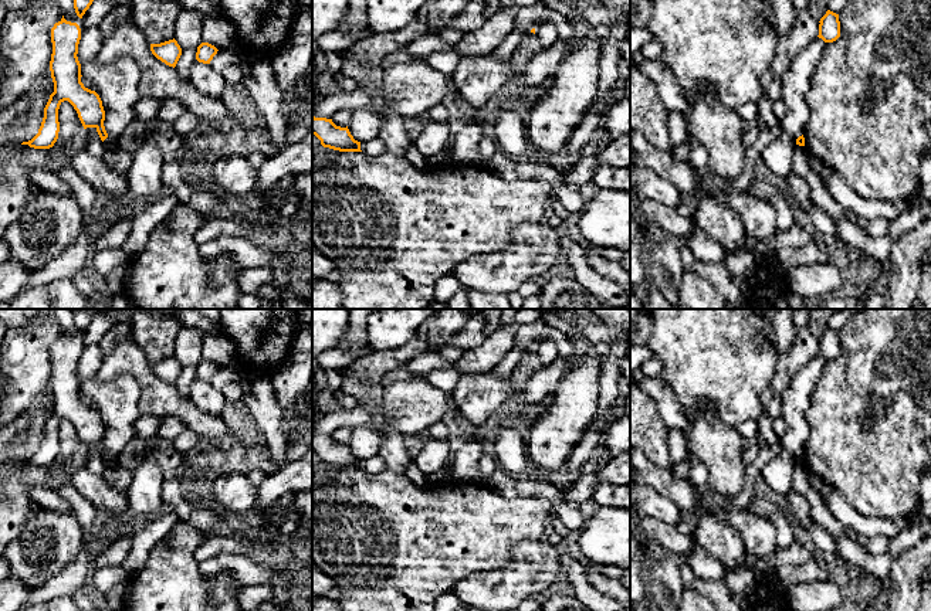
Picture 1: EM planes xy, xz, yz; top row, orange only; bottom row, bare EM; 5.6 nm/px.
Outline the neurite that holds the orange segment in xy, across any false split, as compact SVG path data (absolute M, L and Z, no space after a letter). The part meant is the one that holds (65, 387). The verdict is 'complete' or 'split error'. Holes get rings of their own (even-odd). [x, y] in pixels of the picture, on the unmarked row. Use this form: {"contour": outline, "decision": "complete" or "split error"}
{"contour": "M64 333L51 346L53 371L50 388L54 410L44 425L38 451L21 462L28 462L34 466L50 466L54 464L60 449L58 427L64 418L74 424L84 447L95 445L102 459L108 455L104 444L105 428L102 418L95 408L85 405L81 400L81 381L77 374L79 357L79 343L67 339Z", "decision": "complete"}

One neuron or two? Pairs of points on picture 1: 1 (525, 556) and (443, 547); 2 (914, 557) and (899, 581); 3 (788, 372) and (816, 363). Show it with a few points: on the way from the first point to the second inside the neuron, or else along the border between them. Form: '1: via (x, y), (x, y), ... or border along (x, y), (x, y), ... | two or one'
1: border along (541, 539), (518, 542), (511, 564), (481, 570) | two
2: via (913, 563), (904, 576) | one
3: border along (818, 355), (794, 377), (784, 394) | two

